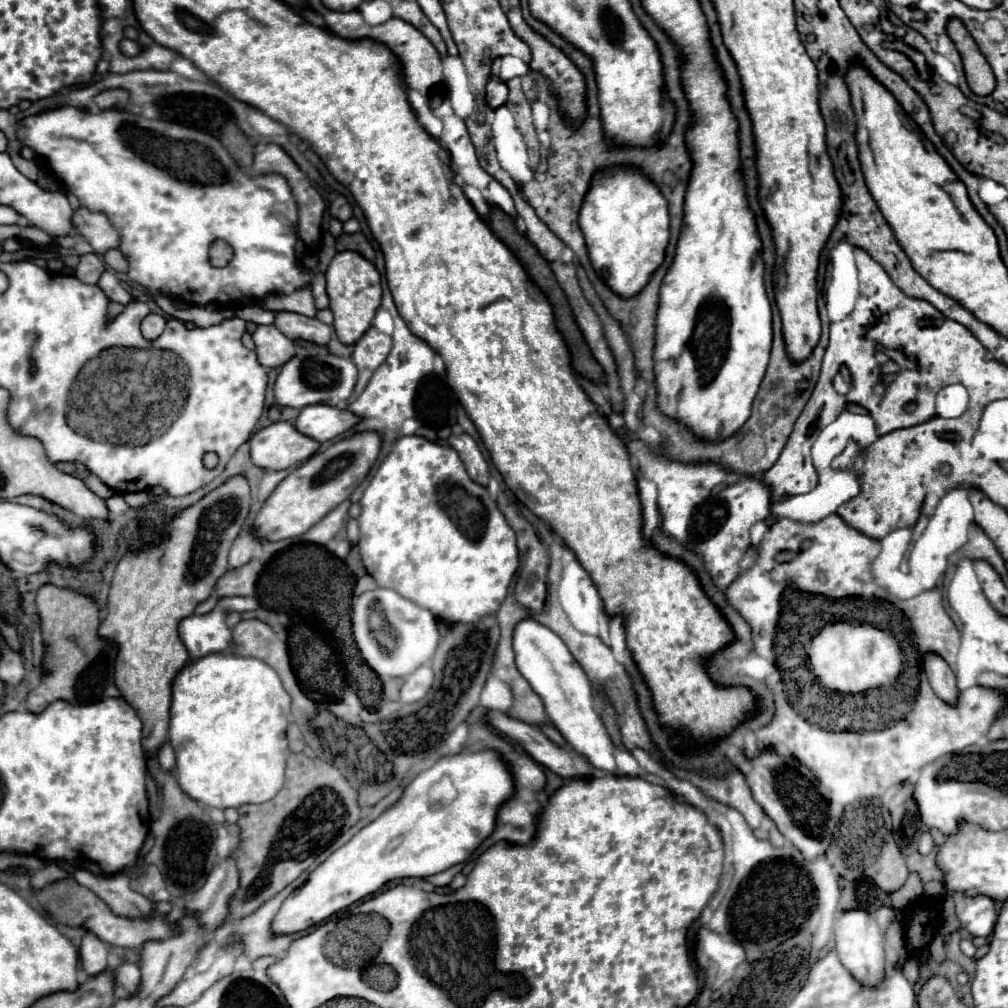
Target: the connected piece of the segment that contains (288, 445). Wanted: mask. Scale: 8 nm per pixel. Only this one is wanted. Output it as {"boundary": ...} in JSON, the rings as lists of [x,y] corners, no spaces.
{"boundary":[[[271,423],[269,427],[257,431],[251,439],[251,461],[265,471],[289,469],[305,459],[309,459],[319,443],[301,435],[291,423]]]}

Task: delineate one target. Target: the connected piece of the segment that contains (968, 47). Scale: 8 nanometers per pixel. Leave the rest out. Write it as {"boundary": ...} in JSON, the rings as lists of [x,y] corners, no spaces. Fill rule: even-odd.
{"boundary":[[[957,17],[949,19],[947,33],[963,59],[963,67],[965,67],[965,75],[967,75],[967,83],[971,91],[977,95],[991,93],[995,89],[995,75],[991,73],[987,59],[981,55],[975,39],[969,35],[963,21]]]}

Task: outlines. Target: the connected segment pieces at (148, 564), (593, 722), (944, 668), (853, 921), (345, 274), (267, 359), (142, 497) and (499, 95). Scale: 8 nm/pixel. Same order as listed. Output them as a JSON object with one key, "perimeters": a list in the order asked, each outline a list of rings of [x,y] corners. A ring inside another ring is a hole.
{"perimeters":[[[[231,477],[231,481],[213,489],[203,501],[191,505],[171,521],[171,533],[167,541],[157,547],[145,547],[137,553],[129,551],[121,559],[115,569],[115,577],[111,581],[109,597],[107,597],[107,617],[101,619],[99,637],[105,637],[117,645],[115,659],[115,685],[125,697],[125,701],[137,711],[139,719],[143,719],[143,751],[145,759],[153,759],[157,749],[167,741],[169,727],[169,707],[171,707],[171,681],[179,669],[189,661],[187,649],[179,639],[177,627],[181,619],[193,615],[195,607],[205,601],[217,583],[217,579],[227,571],[227,555],[241,531],[249,515],[251,495],[245,477]]],[[[523,619],[513,629],[513,651],[519,673],[525,677],[525,681],[543,701],[545,713],[553,723],[553,727],[595,769],[617,773],[617,765],[613,757],[615,745],[597,713],[595,693],[591,689],[585,671],[573,659],[567,645],[551,629],[537,623],[535,619]]],[[[929,653],[925,655],[925,673],[927,673],[927,679],[933,687],[933,691],[949,705],[955,705],[957,703],[957,697],[959,697],[959,689],[955,685],[955,675],[951,671],[951,667],[935,653]]],[[[845,911],[837,919],[835,939],[837,955],[853,979],[857,979],[863,987],[879,987],[885,979],[885,939],[875,919],[865,911]]],[[[343,251],[337,253],[331,265],[325,271],[327,279],[327,295],[329,295],[329,309],[335,315],[333,327],[343,345],[355,345],[363,333],[371,327],[377,307],[381,305],[381,275],[377,273],[375,265],[363,259],[359,253]]],[[[257,325],[253,331],[257,359],[263,367],[279,367],[287,357],[295,355],[295,345],[275,325]]],[[[141,491],[141,493],[123,493],[123,497],[129,507],[139,509],[139,505],[143,505],[143,501],[147,501],[147,497],[153,497],[153,495],[147,491]]],[[[493,77],[487,83],[487,105],[491,109],[497,109],[497,107],[505,105],[505,101],[507,101],[507,85],[503,81],[499,81],[499,79]]]]}

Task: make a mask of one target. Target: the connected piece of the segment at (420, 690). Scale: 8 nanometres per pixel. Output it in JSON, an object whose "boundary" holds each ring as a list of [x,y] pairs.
{"boundary":[[[429,665],[419,667],[415,673],[411,673],[403,687],[401,687],[401,703],[415,703],[425,697],[433,681],[433,669]]]}

